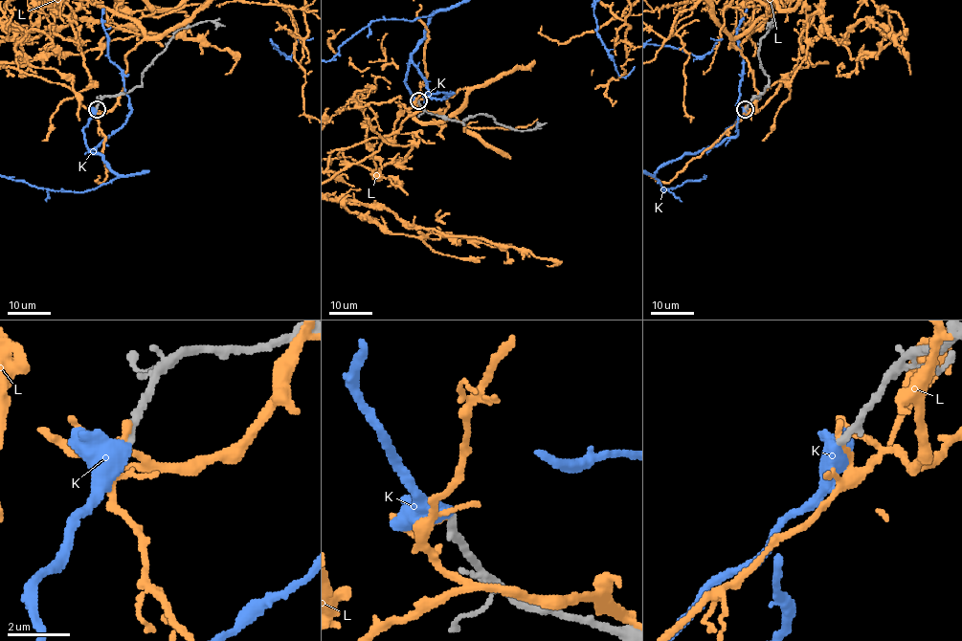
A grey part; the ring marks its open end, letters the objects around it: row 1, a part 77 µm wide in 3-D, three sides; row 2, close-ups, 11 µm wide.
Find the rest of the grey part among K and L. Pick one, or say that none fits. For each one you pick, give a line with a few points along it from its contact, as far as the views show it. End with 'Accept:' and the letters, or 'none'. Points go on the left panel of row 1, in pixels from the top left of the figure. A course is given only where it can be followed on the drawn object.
Accept: K

